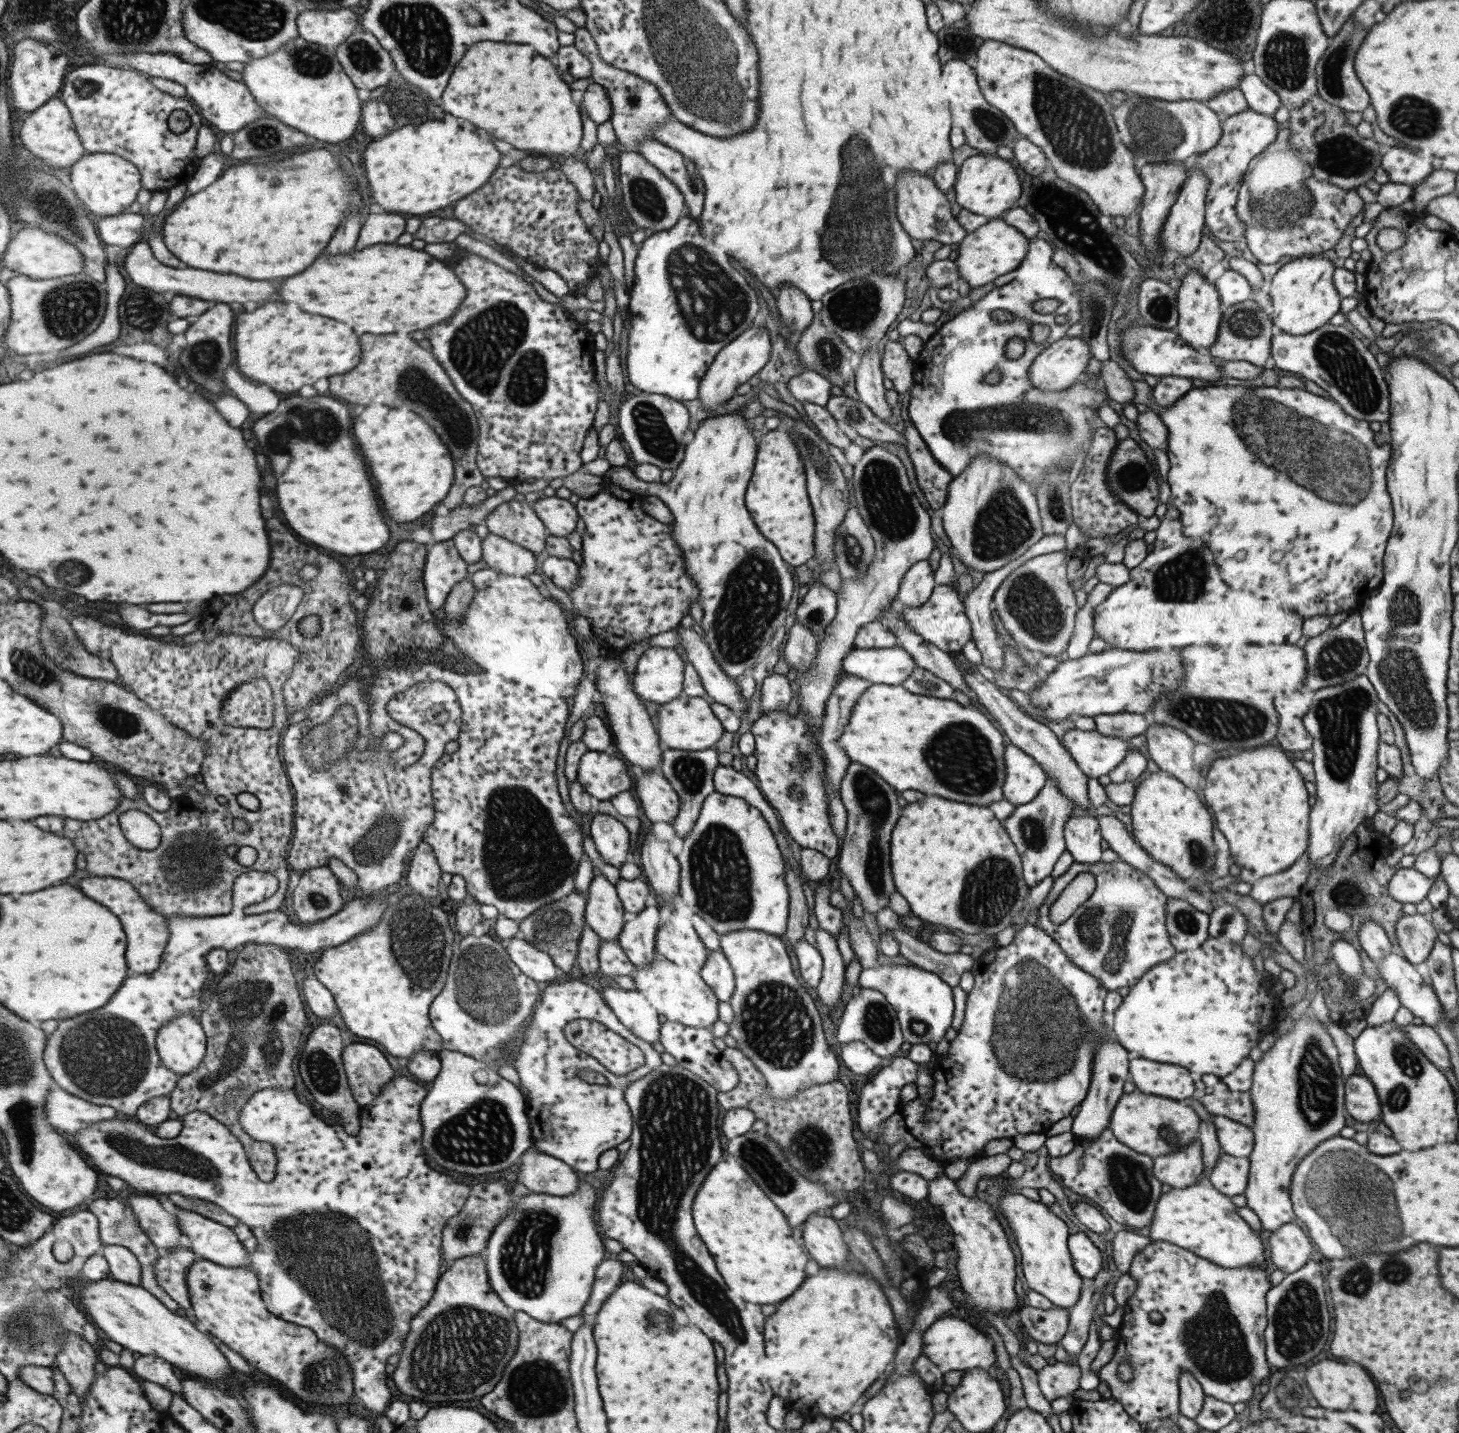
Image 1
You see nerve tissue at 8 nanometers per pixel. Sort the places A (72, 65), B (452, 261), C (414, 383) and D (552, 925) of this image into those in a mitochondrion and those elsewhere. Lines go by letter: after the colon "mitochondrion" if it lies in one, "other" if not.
A: other
B: other
C: mitochondrion
D: mitochondrion

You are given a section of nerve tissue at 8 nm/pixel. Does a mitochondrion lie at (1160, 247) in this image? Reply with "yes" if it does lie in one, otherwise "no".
no

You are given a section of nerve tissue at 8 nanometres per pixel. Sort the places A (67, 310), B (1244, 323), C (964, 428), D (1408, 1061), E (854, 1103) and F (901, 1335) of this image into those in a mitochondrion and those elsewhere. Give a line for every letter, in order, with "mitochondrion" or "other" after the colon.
A: mitochondrion
B: mitochondrion
C: mitochondrion
D: mitochondrion
E: other
F: other

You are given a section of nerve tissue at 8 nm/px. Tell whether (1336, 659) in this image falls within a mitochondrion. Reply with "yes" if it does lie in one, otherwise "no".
yes

